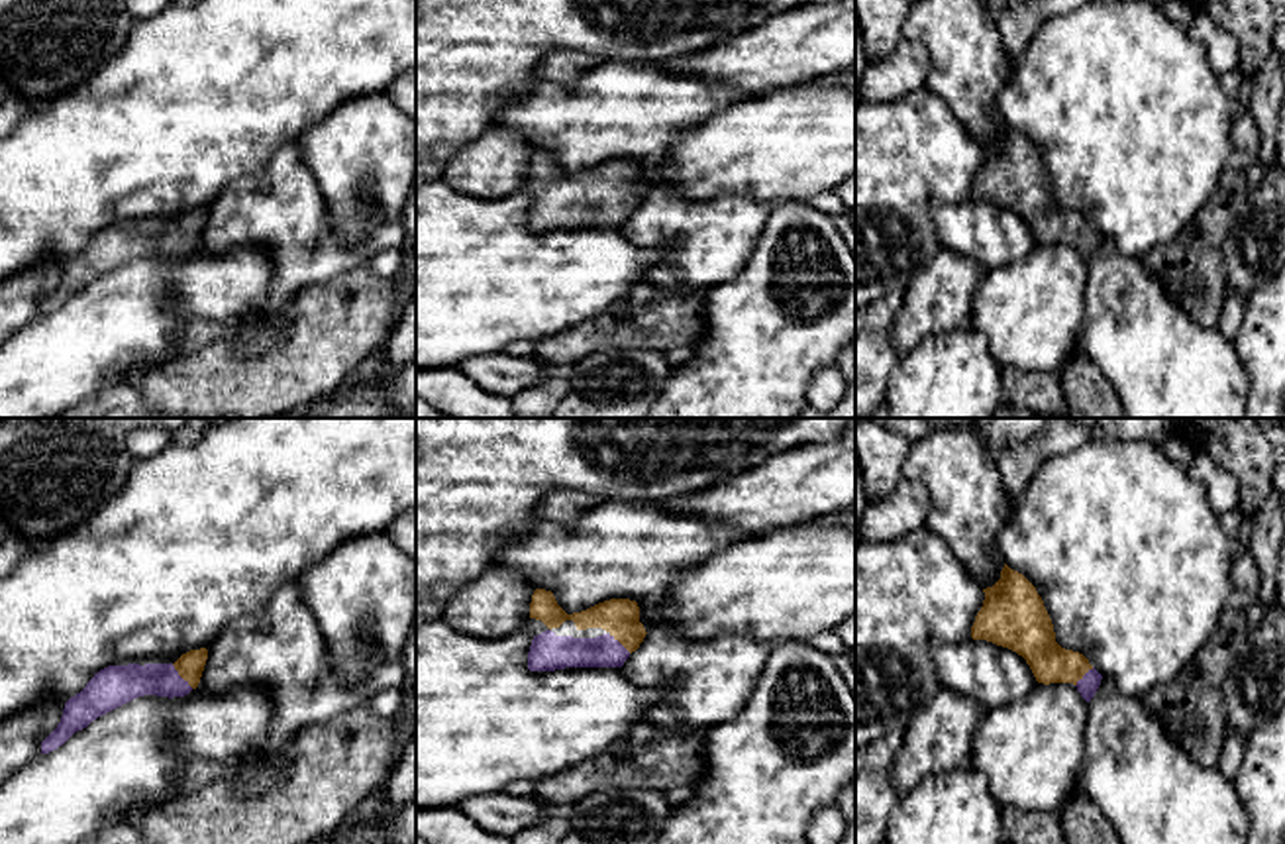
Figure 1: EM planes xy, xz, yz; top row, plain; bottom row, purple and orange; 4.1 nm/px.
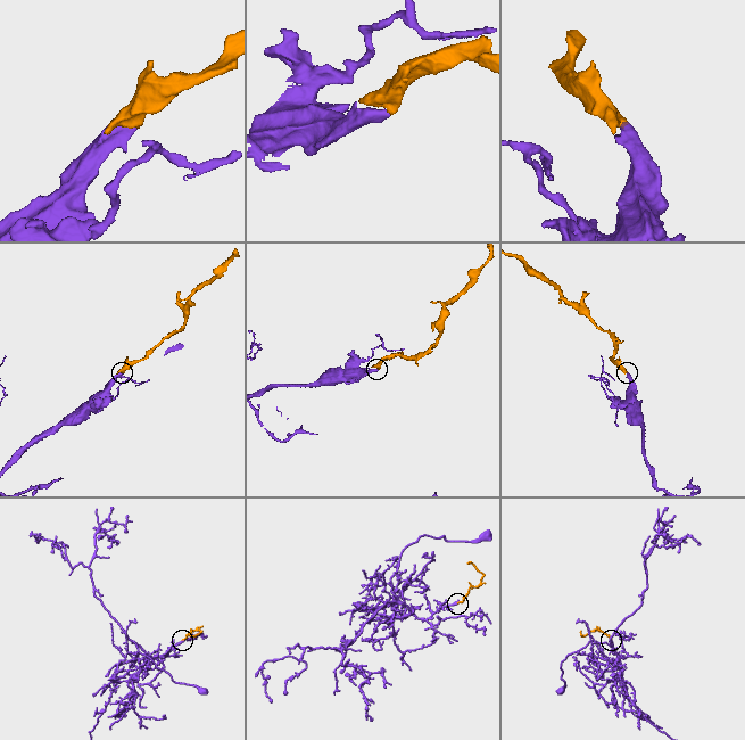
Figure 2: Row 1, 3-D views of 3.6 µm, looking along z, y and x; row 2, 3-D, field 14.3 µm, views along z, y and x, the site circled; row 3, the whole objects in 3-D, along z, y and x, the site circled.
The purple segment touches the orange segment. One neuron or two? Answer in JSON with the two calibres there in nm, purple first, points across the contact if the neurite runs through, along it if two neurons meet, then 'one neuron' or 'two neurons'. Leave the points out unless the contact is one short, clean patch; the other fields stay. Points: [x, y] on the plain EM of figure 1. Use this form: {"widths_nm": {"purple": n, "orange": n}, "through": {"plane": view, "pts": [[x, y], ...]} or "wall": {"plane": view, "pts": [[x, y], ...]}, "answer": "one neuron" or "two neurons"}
{"widths_nm": {"purple": 160, "orange": 110}, "through": {"plane": "xy", "pts": [[120, 244], [179, 236], [191, 224]]}, "answer": "one neuron"}

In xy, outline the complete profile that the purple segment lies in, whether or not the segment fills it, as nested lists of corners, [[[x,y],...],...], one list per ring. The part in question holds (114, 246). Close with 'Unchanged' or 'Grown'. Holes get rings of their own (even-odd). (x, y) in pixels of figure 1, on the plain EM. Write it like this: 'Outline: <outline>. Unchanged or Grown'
Outline: [[[190,210],[175,224],[108,226],[94,234],[86,247],[65,263],[61,283],[41,302],[41,314],[63,306],[75,292],[98,277],[143,255],[184,257],[198,247],[208,210]]]. Grown

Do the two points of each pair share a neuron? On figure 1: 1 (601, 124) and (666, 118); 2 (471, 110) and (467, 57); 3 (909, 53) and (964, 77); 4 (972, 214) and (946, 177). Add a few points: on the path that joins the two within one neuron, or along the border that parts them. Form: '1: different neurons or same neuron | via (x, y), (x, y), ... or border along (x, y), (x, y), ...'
1: same neuron | via (616, 118), (650, 118)
2: same neuron | via (467, 97), (467, 71)
3: different neurons | border along (903, 38), (915, 40), (928, 53), (925, 85)
4: different neurons | border along (970, 197), (934, 203), (932, 226), (936, 240)

